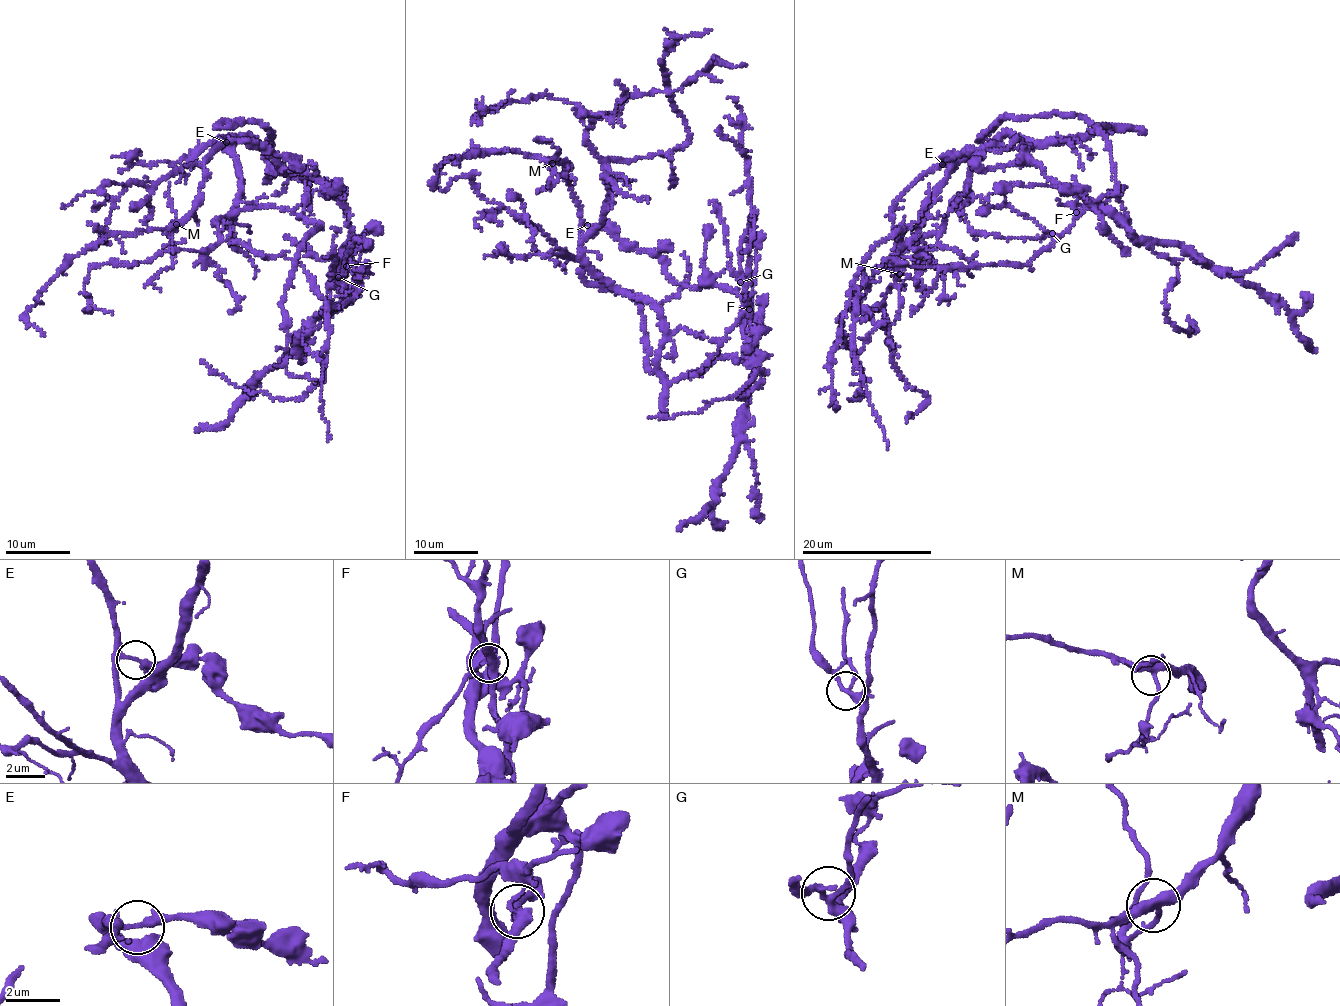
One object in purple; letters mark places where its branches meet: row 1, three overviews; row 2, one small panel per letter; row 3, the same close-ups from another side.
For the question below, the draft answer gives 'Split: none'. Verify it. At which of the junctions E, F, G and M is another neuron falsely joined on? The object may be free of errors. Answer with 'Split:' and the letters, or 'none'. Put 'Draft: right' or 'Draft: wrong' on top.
Draft: wrong
Split: E

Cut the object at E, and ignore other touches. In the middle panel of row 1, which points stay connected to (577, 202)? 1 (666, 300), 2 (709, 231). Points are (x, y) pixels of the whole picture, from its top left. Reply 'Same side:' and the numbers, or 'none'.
Same side: 1

